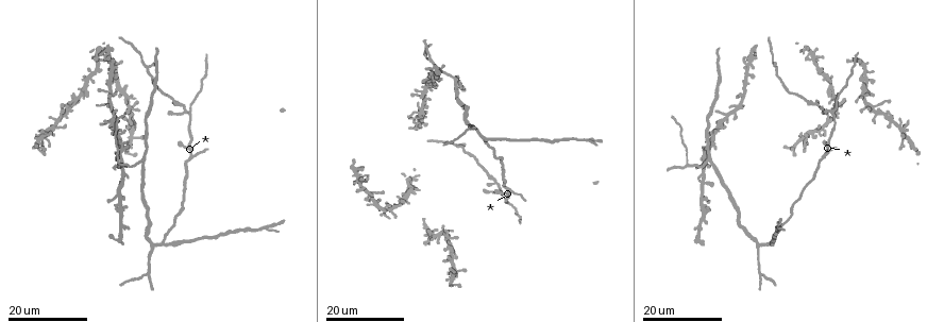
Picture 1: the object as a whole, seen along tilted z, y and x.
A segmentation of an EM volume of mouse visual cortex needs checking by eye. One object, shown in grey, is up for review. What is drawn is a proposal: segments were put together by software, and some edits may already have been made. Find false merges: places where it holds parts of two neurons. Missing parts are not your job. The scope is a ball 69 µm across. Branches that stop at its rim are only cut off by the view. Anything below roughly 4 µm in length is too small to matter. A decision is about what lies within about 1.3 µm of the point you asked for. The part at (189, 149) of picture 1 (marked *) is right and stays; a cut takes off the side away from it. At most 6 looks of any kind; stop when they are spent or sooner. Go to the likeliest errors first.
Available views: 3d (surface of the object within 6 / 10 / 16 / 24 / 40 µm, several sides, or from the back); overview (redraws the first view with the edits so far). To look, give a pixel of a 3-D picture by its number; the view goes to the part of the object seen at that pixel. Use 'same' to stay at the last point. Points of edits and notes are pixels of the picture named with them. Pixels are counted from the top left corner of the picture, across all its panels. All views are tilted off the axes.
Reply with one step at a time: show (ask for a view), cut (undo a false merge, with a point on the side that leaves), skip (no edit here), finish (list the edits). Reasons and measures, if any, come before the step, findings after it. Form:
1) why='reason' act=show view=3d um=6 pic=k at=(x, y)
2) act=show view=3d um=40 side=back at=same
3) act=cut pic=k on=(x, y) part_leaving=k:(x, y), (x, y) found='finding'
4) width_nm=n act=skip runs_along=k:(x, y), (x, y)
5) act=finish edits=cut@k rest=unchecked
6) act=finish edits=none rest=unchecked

why='four or more arms meet' act=show view=3d um=24 pic=1 at=(875, 106)

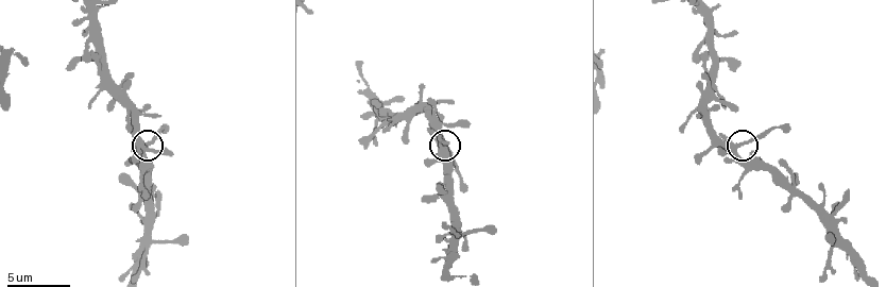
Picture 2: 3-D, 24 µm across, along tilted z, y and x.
act=show view=3d um=6 pic=2 at=(733, 149)

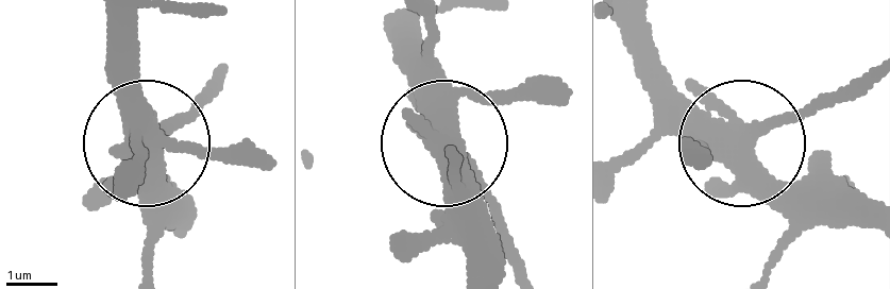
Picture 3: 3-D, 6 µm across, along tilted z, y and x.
act=show view=3d um=6 side=back pic=3 at=(747, 139)

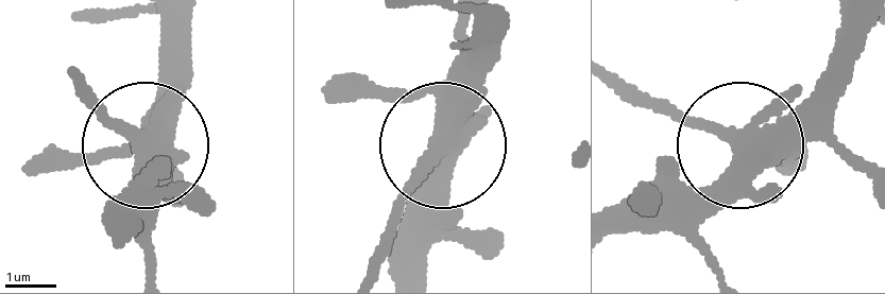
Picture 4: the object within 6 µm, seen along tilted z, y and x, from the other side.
arms=5 act=cut pic=4 on=(99, 107) part_leaving=4:(124, 135), (80, 85) found='a second neuron is stuck on'

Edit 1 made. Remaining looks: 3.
why='see it whole again' act=show view=overview

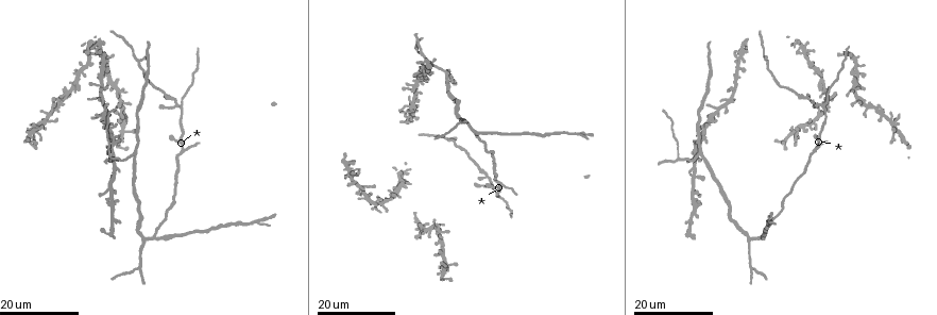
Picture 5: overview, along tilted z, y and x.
why='three-way junction' act=show view=3d um=16 pic=5 at=(141, 267)

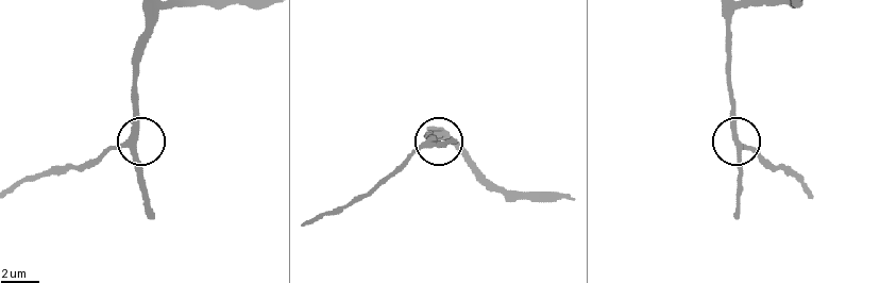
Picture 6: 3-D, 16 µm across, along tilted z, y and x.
act=show view=3d um=6 pic=6 at=(737, 139)

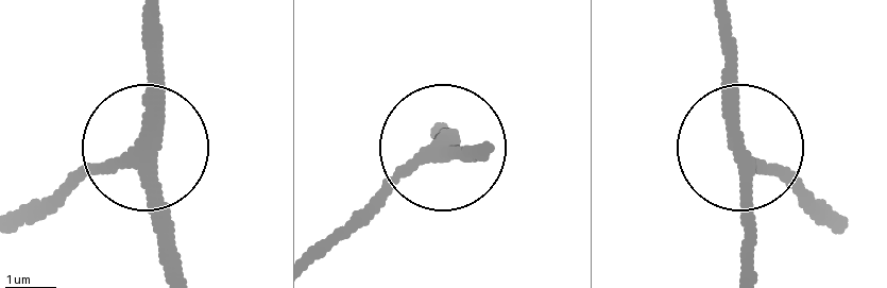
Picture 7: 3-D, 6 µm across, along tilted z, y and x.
width_nm=290 act=skip runs_along=7:(726, 23), (734, 146), (829, 223) found='all the same neuron'

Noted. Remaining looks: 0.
act=finish edits=cut@4 rest=unchecked

